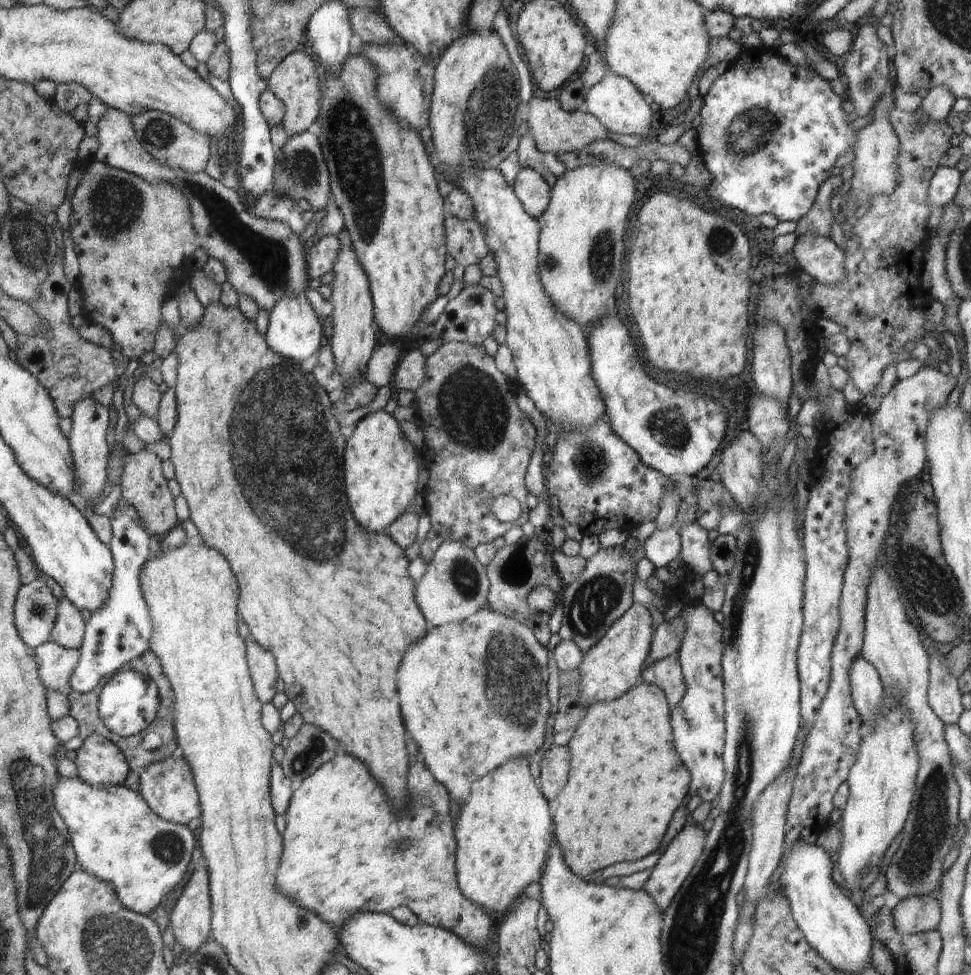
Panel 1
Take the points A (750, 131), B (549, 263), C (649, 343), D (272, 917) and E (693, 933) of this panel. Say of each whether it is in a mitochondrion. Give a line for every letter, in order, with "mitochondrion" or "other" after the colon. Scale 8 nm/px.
A: mitochondrion
B: other
C: other
D: other
E: mitochondrion

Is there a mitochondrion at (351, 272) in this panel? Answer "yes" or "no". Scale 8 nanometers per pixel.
no

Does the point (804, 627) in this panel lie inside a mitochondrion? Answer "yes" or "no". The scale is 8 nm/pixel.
no

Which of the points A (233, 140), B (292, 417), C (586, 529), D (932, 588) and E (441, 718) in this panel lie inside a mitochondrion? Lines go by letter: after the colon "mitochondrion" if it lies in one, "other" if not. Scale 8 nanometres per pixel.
A: other
B: mitochondrion
C: other
D: mitochondrion
E: other

